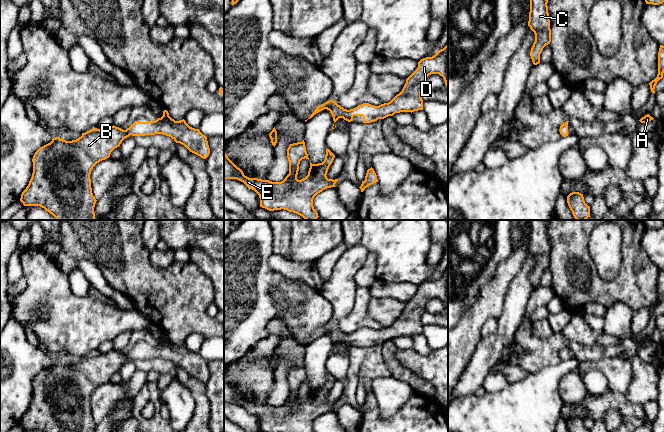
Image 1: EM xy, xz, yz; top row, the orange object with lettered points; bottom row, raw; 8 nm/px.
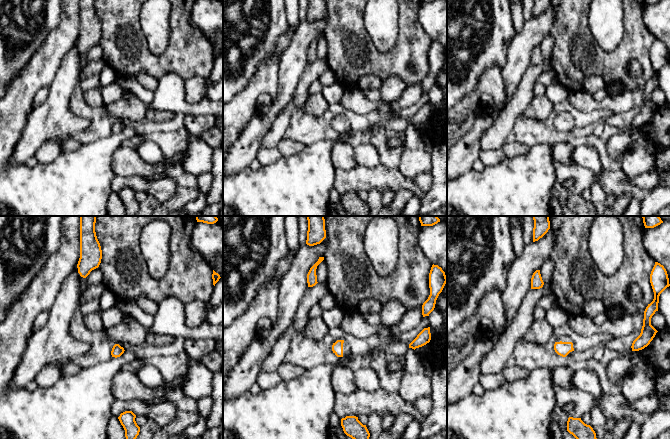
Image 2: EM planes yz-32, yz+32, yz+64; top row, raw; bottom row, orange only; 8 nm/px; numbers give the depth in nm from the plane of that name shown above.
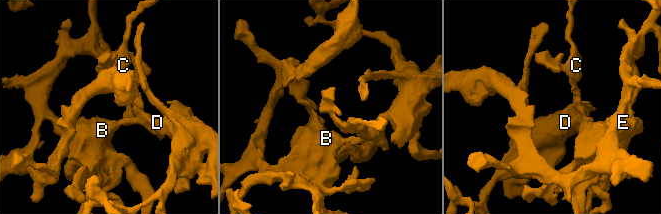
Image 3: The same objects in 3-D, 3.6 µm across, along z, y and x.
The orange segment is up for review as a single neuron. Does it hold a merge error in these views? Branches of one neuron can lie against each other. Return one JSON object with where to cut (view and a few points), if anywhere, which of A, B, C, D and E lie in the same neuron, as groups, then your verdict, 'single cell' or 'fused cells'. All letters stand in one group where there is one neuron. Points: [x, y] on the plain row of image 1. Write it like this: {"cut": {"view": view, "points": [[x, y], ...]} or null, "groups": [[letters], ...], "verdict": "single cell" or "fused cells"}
{"cut": null, "groups": [["A", "B", "C", "D", "E"]], "verdict": "single cell"}

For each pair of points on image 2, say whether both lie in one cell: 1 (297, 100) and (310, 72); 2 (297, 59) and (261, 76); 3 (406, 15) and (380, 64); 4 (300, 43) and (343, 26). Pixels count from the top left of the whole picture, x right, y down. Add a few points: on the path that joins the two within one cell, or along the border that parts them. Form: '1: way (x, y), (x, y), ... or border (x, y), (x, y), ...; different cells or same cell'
1: way (301, 93), (306, 79); same cell
2: border (289, 45), (280, 60), (279, 86), (277, 90); different cells
3: way (406, 28), (406, 43), (393, 56); same cell
4: border (326, 14), (326, 27), (323, 32); different cells

